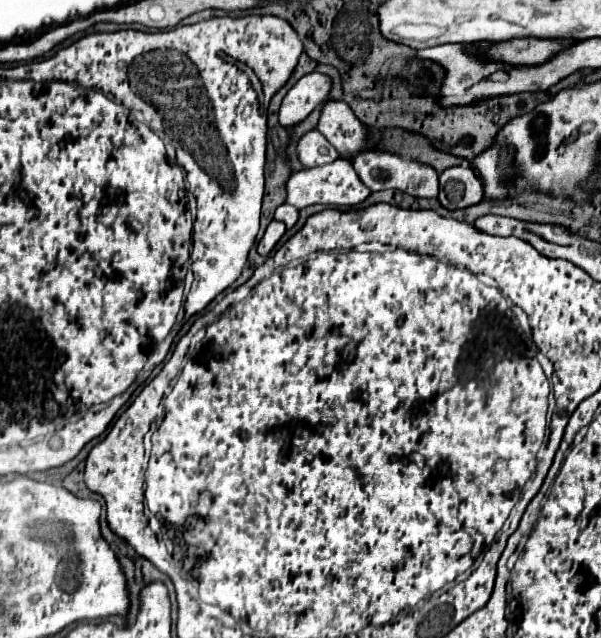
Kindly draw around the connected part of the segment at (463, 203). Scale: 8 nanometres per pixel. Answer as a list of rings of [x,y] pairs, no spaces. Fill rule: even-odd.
[[[456,165],[440,173],[440,203],[446,209],[464,209],[484,199],[482,181],[472,167]]]

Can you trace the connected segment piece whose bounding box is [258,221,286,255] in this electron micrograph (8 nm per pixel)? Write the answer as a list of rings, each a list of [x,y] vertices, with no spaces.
[[[272,221],[272,223],[268,225],[262,241],[258,243],[258,253],[260,253],[260,255],[268,255],[268,253],[274,249],[274,245],[280,241],[280,237],[284,235],[284,231],[286,231],[286,225],[284,225],[284,223]]]

